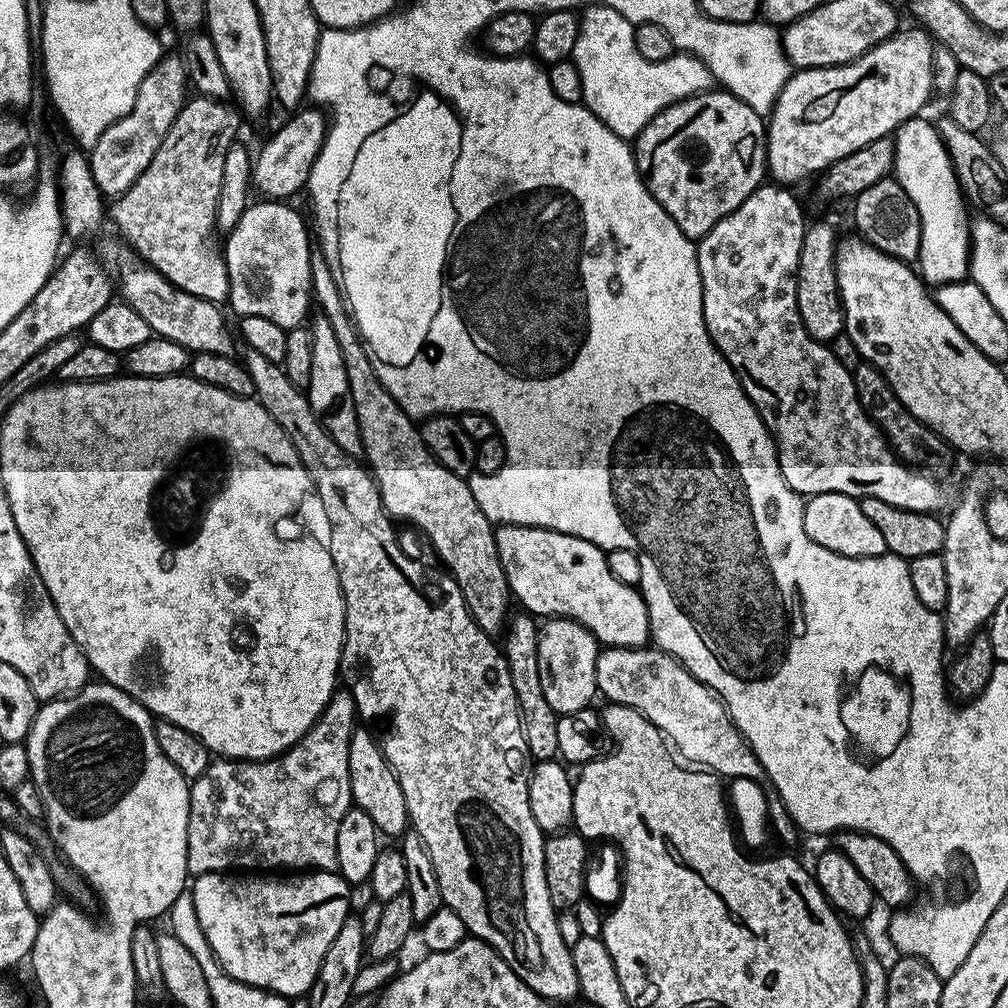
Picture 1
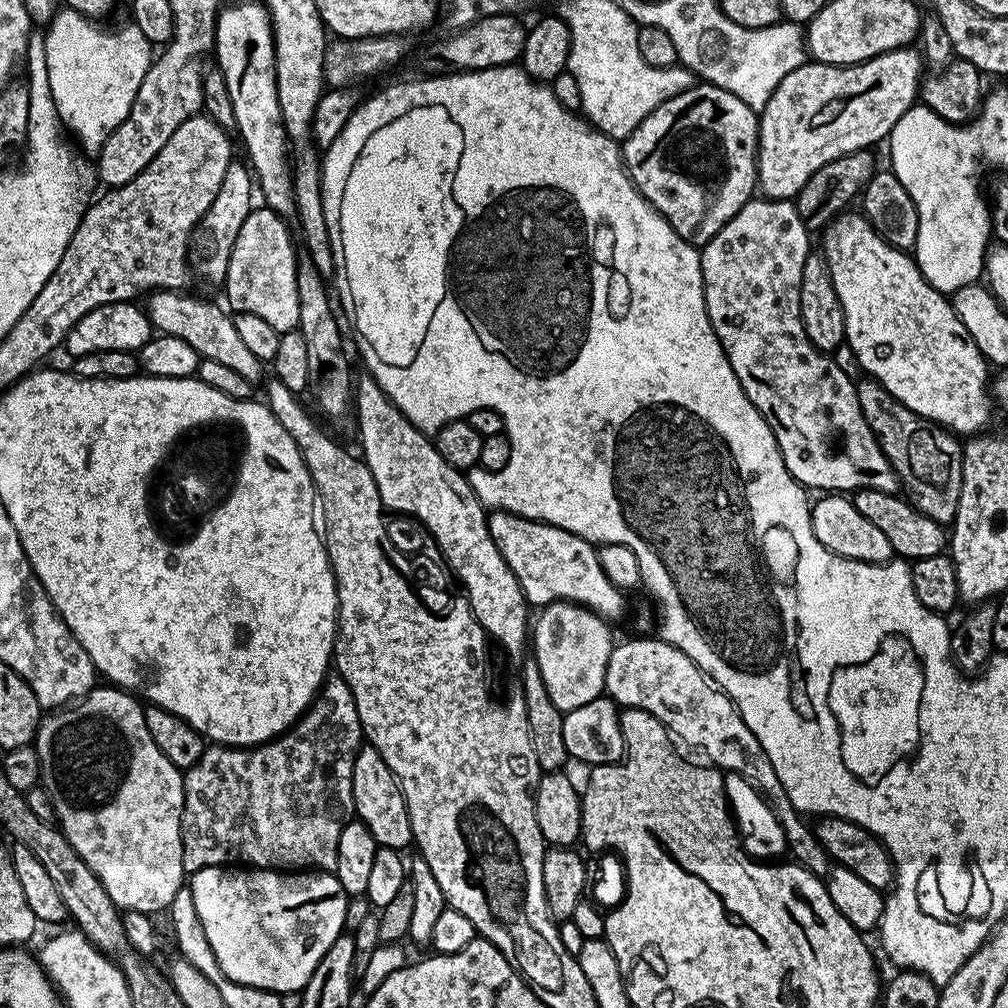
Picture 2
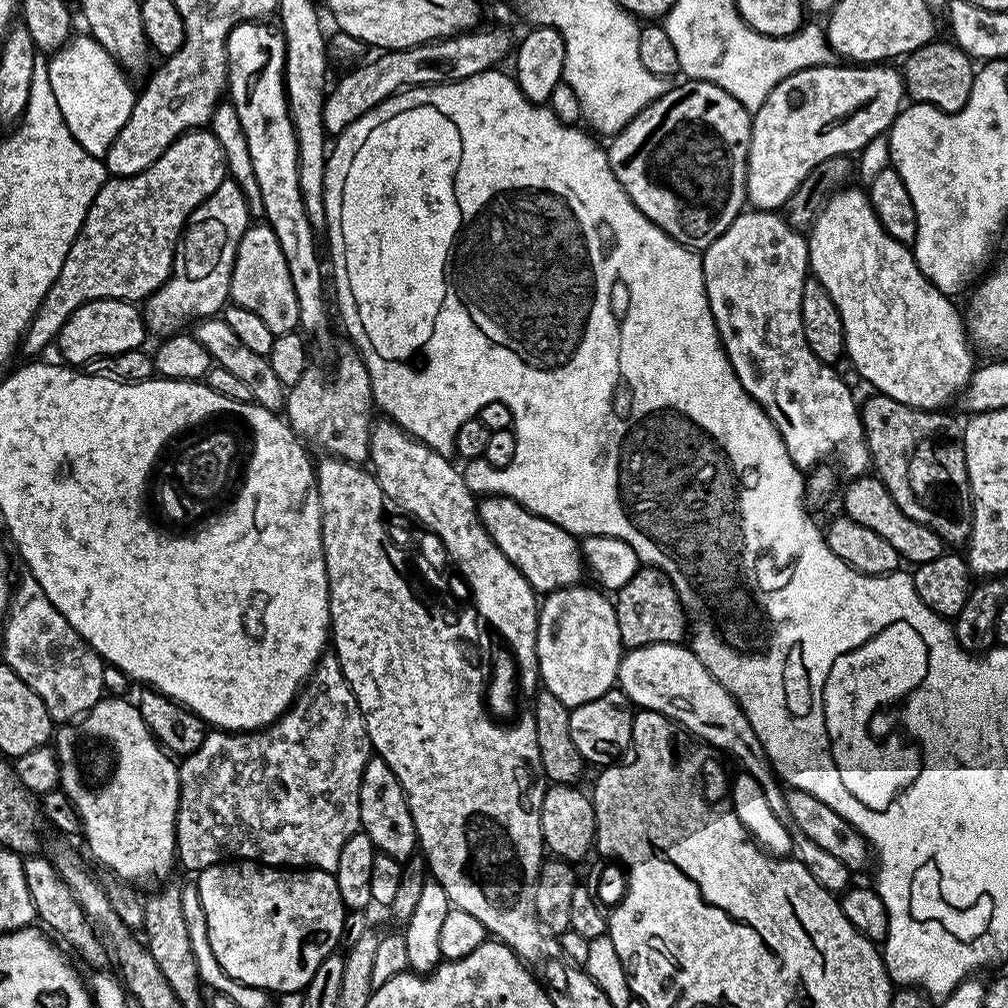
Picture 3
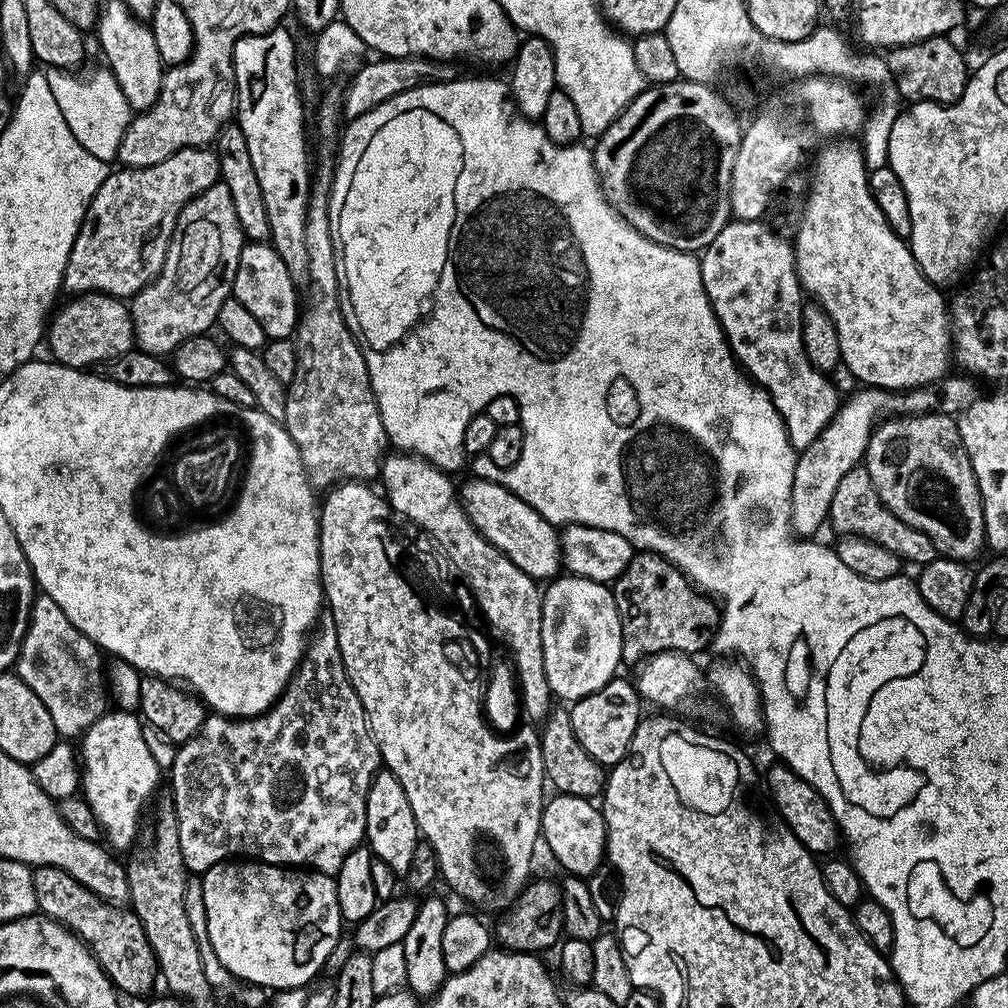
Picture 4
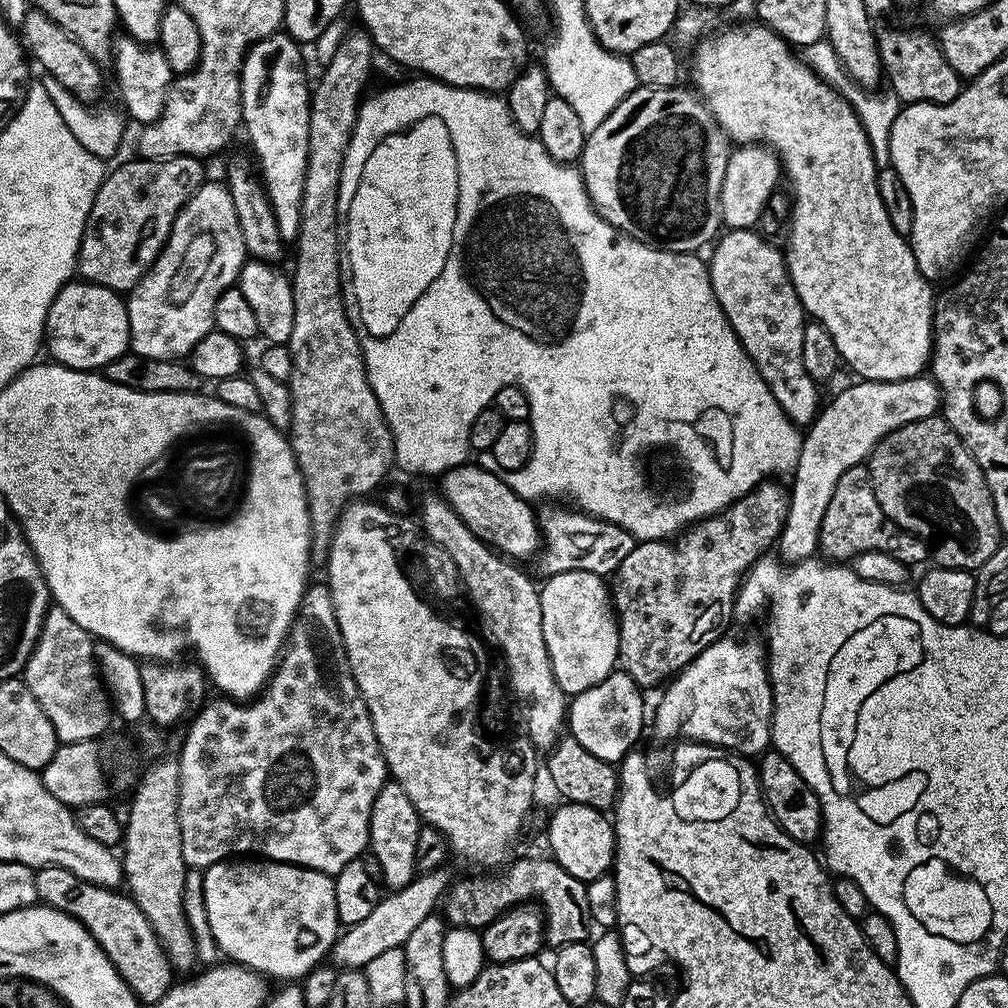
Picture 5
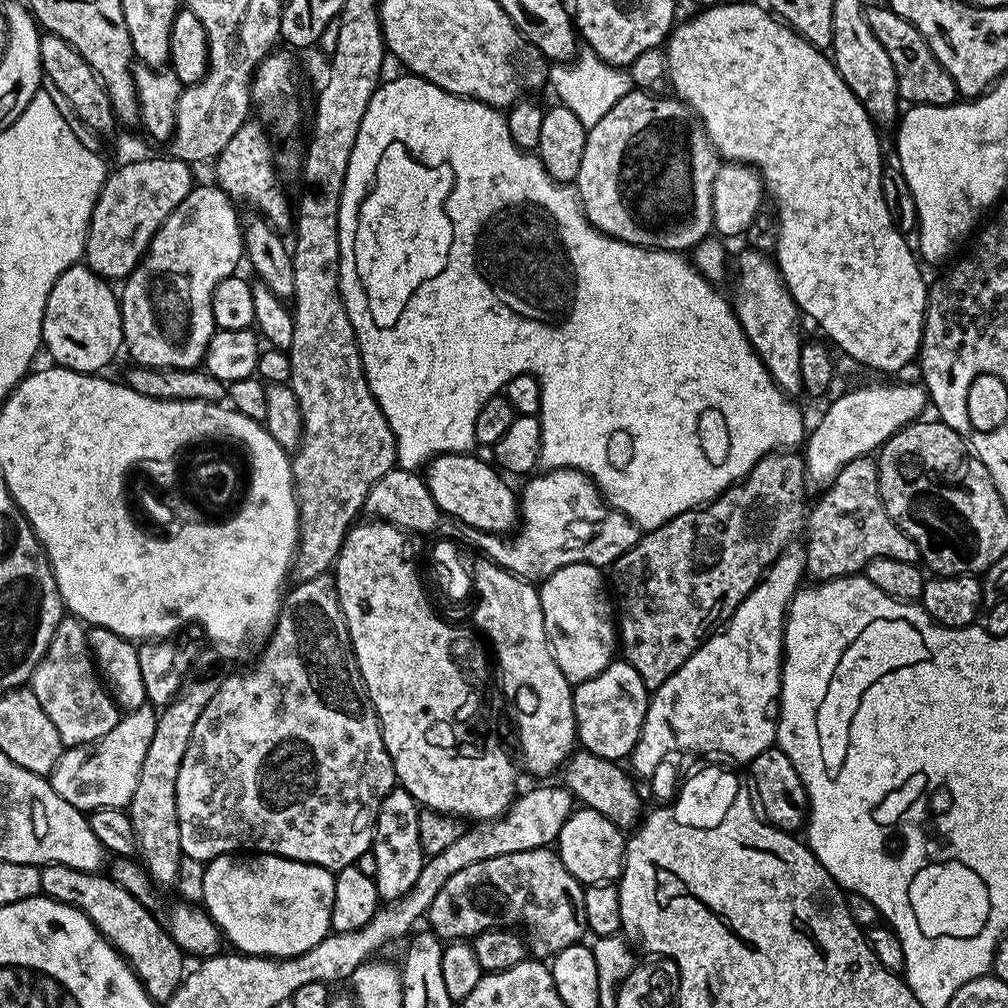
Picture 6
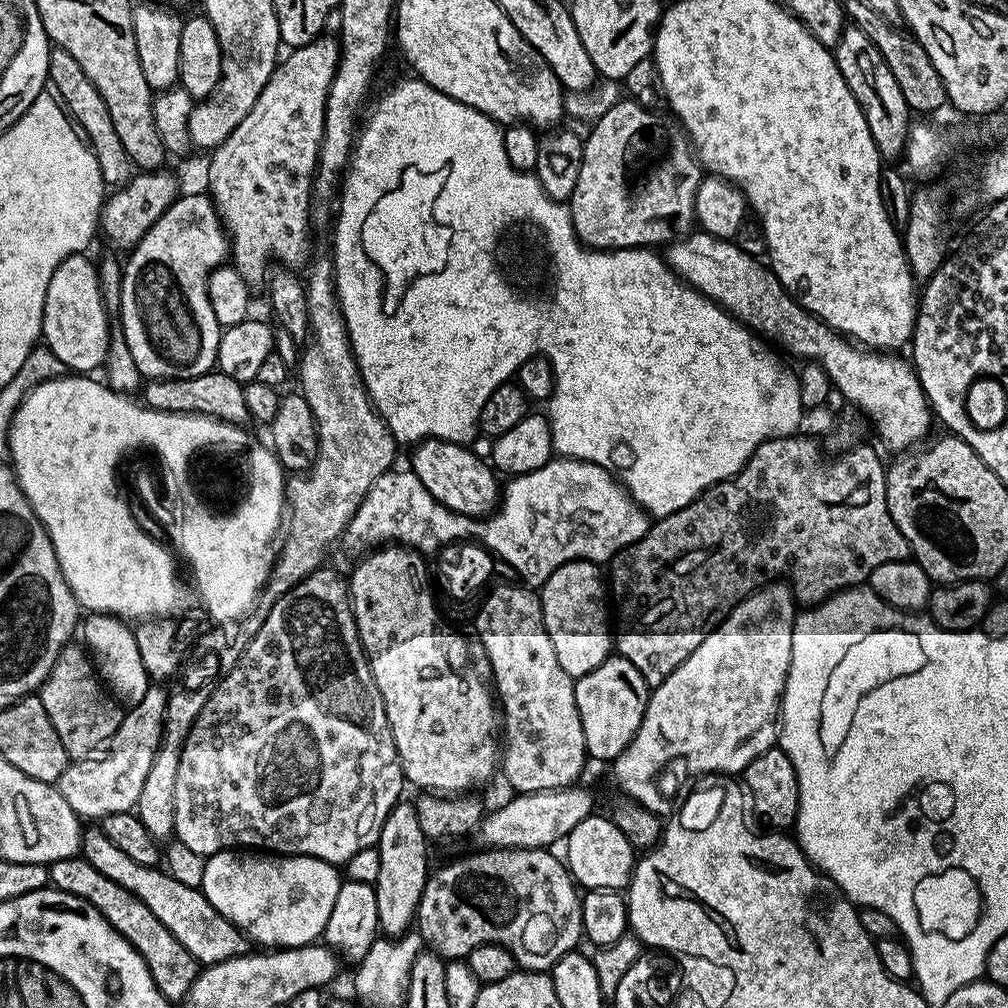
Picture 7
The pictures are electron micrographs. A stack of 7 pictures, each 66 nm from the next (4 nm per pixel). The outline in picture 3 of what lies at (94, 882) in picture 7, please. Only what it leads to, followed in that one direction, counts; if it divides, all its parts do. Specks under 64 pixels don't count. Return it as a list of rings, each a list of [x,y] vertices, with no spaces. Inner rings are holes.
[[[43,854],[29,855],[24,860],[24,873],[26,874],[26,890],[30,890],[30,898],[34,902],[36,920],[49,933],[55,934],[57,937],[60,935],[61,938],[59,937],[59,939],[69,949],[71,949],[70,947],[76,948],[77,952],[84,959],[89,960],[92,964],[96,964],[92,966],[103,965],[100,963],[109,959],[103,942],[96,935],[92,923],[86,918],[82,906],[78,906],[78,901],[75,900],[74,894],[70,894],[70,886],[66,886],[66,882],[62,882],[62,878],[56,873],[48,857]]]

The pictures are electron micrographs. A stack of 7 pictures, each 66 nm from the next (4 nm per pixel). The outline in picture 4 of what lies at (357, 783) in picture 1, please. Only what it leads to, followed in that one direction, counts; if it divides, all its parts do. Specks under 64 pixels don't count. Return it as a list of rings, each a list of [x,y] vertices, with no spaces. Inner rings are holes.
[[[387,770],[376,773],[370,782],[370,790],[366,794],[366,830],[364,831],[367,847],[372,849],[375,859],[386,862],[395,874],[403,874],[410,870],[410,861],[418,841],[421,839],[420,829],[416,827],[414,810],[410,810],[410,798],[406,798],[406,790],[402,790],[402,782],[398,782],[395,774]]]

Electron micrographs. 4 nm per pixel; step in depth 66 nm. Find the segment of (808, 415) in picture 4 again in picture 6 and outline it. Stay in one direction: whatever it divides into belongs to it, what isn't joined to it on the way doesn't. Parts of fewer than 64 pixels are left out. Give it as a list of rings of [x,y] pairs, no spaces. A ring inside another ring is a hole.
[[[745,251],[734,260],[736,285],[733,286],[732,292],[730,291],[732,311],[736,313],[750,346],[756,351],[776,385],[786,393],[799,393],[802,389],[802,370],[798,370],[802,343],[800,337],[802,313],[796,307],[790,290],[784,285],[775,259],[769,258],[763,252]]]

